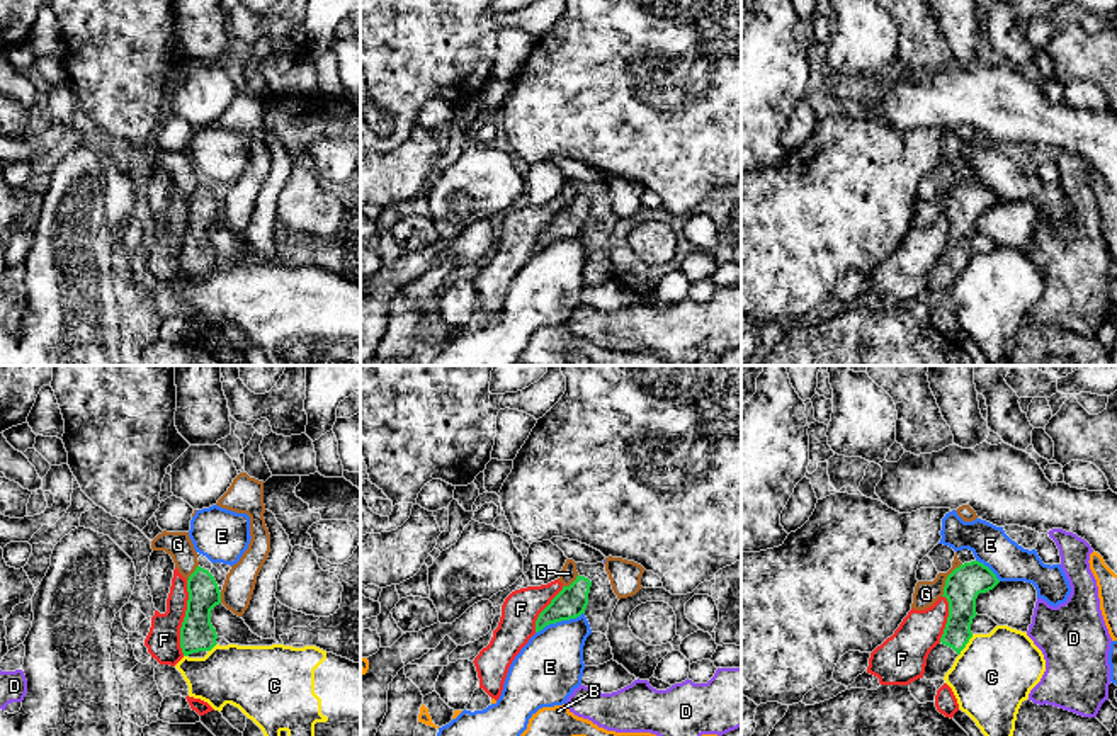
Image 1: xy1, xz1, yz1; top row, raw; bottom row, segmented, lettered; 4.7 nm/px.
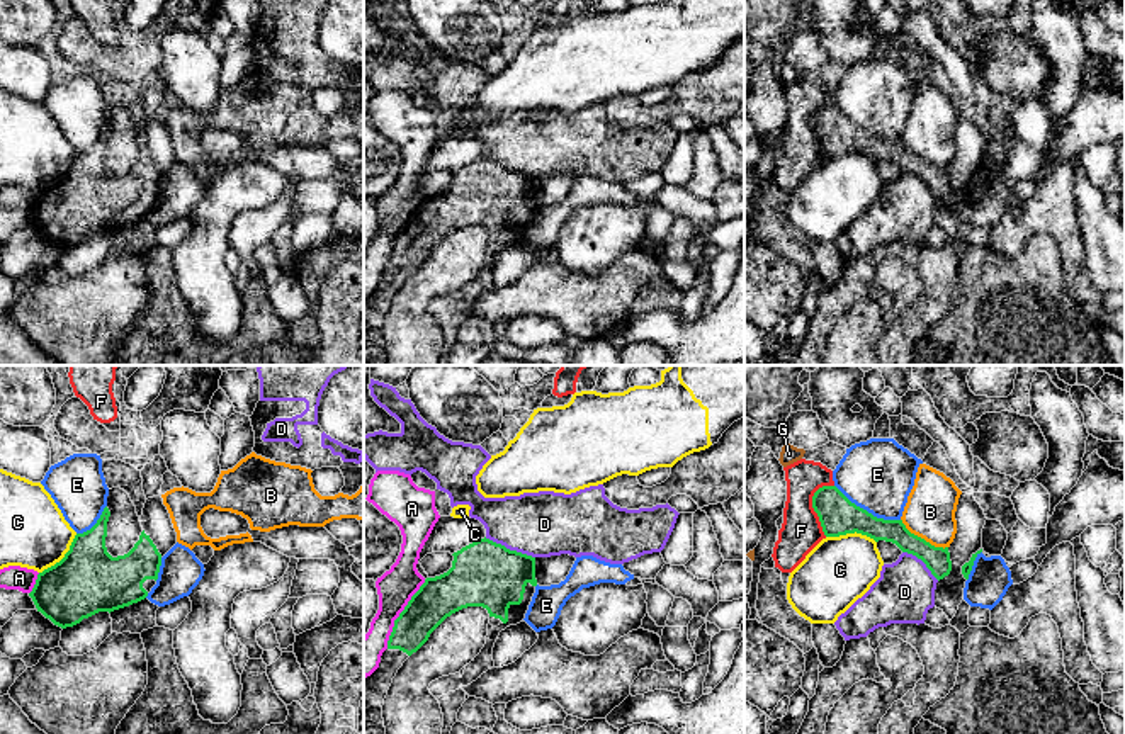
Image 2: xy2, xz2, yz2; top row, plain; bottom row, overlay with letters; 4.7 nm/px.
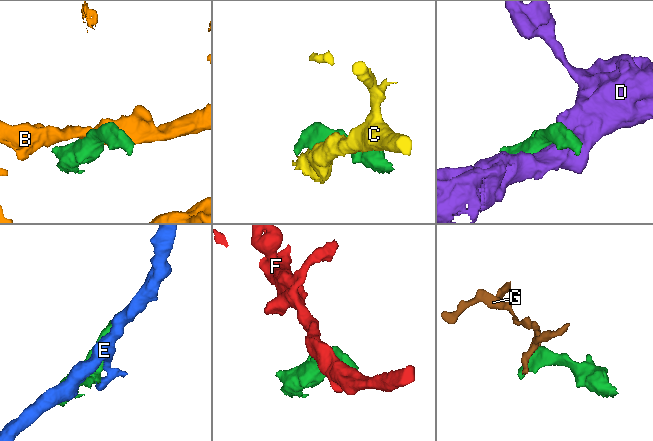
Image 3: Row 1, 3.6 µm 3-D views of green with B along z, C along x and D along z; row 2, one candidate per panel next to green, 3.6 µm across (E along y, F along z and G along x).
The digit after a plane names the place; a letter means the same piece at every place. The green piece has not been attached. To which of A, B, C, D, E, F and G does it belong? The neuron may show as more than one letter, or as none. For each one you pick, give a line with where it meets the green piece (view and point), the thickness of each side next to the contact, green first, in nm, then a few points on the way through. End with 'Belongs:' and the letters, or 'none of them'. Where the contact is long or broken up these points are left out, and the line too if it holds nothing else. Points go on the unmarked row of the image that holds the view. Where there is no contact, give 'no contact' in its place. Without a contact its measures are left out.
Belongs: none of them

